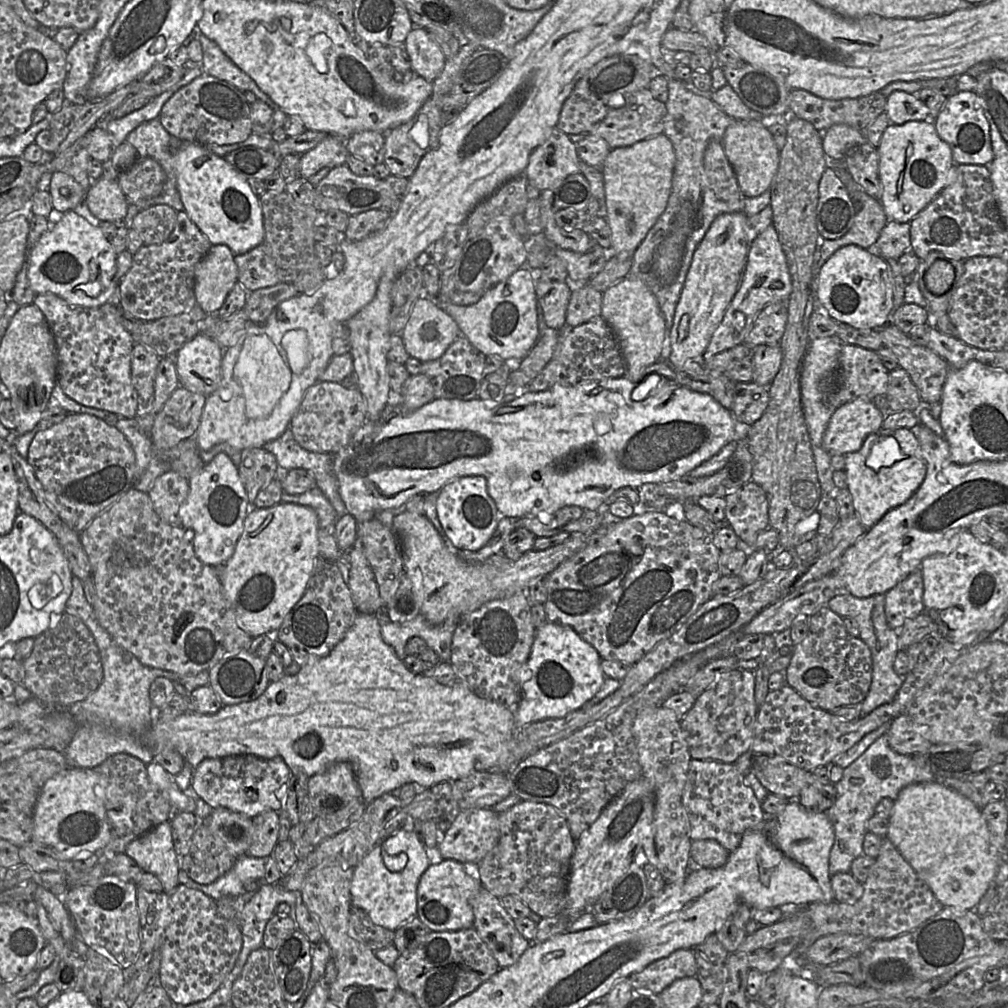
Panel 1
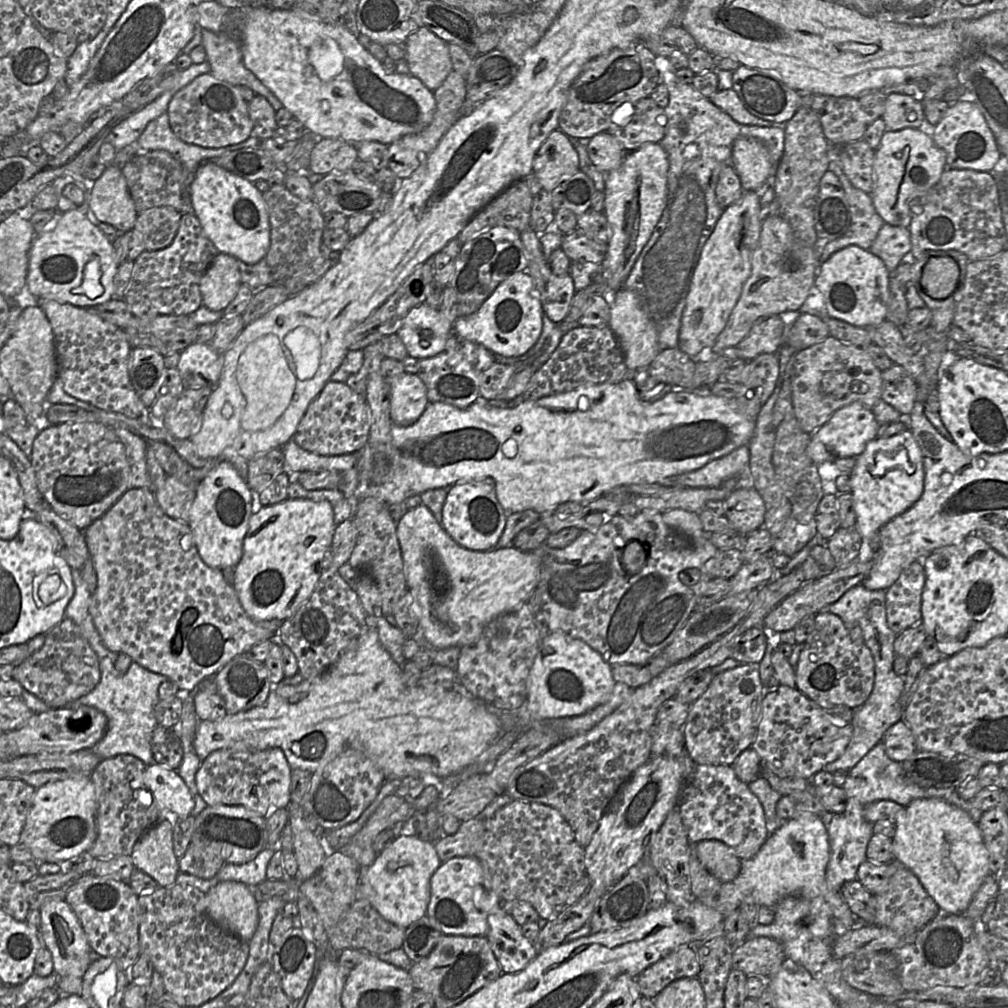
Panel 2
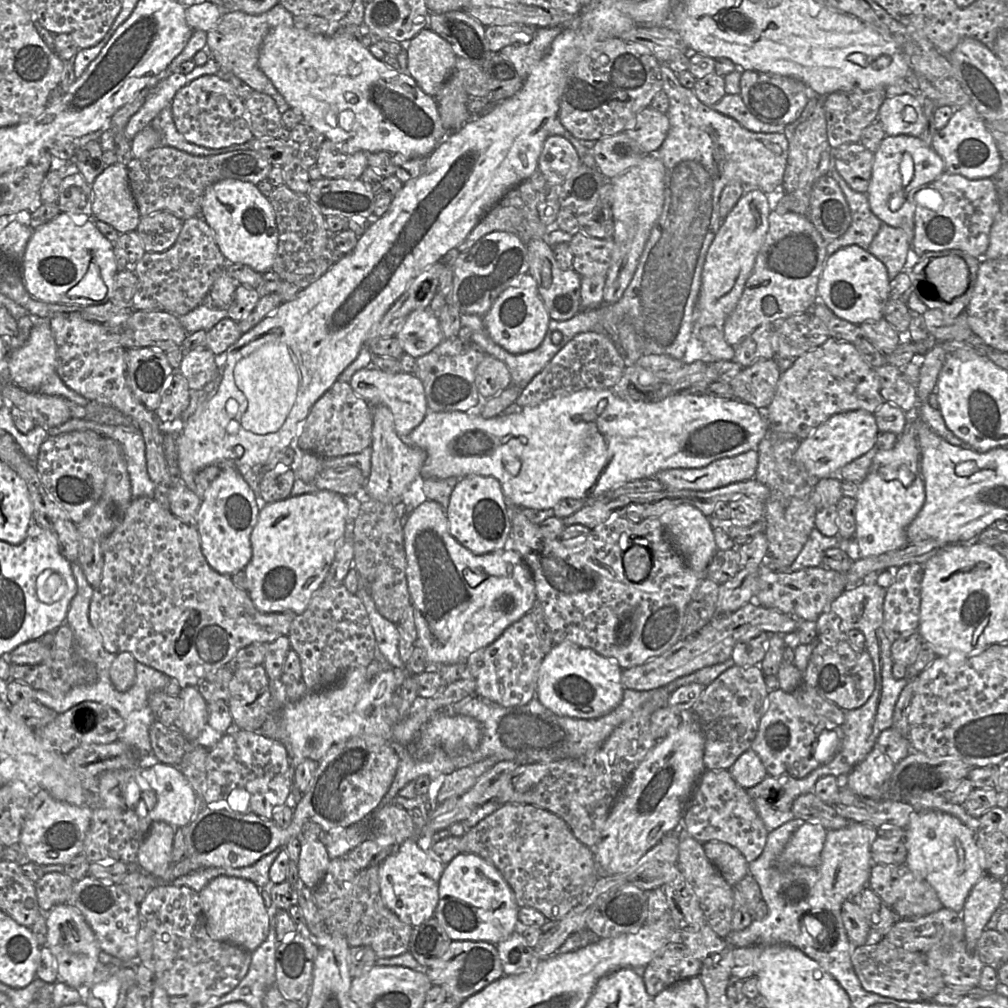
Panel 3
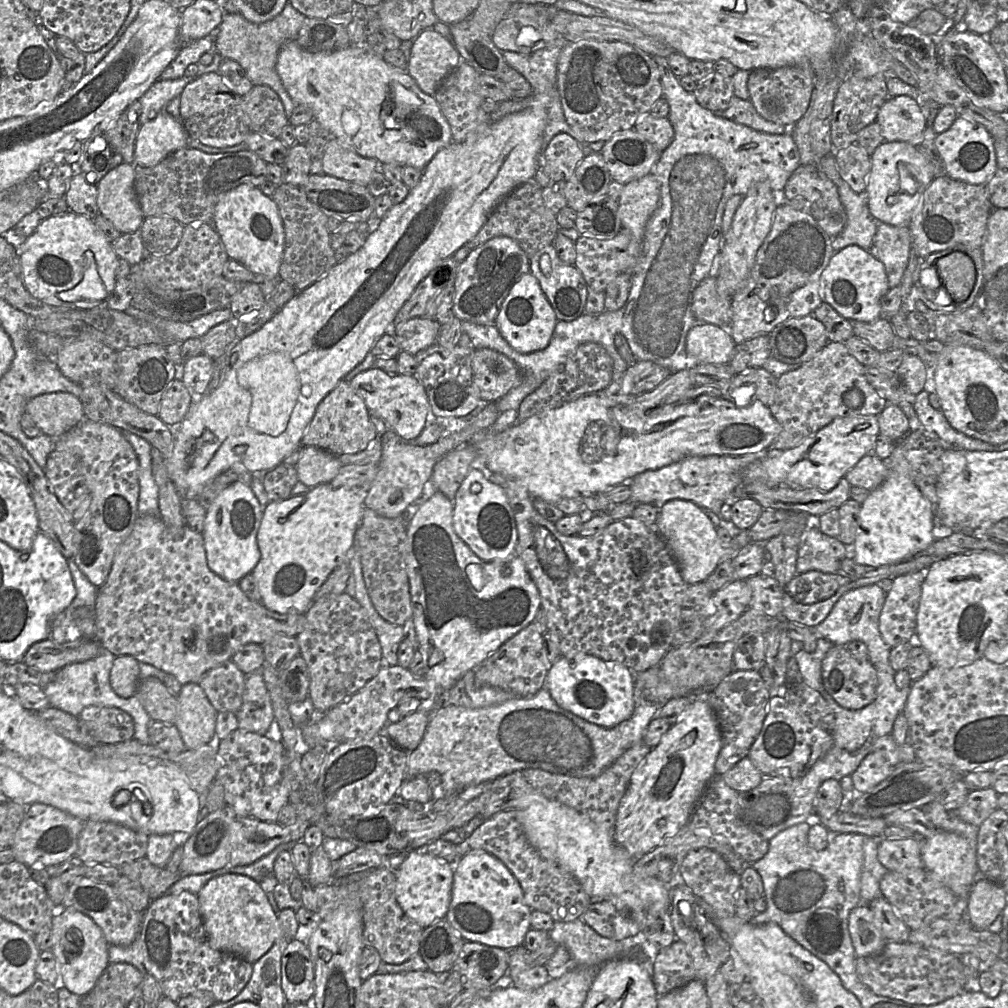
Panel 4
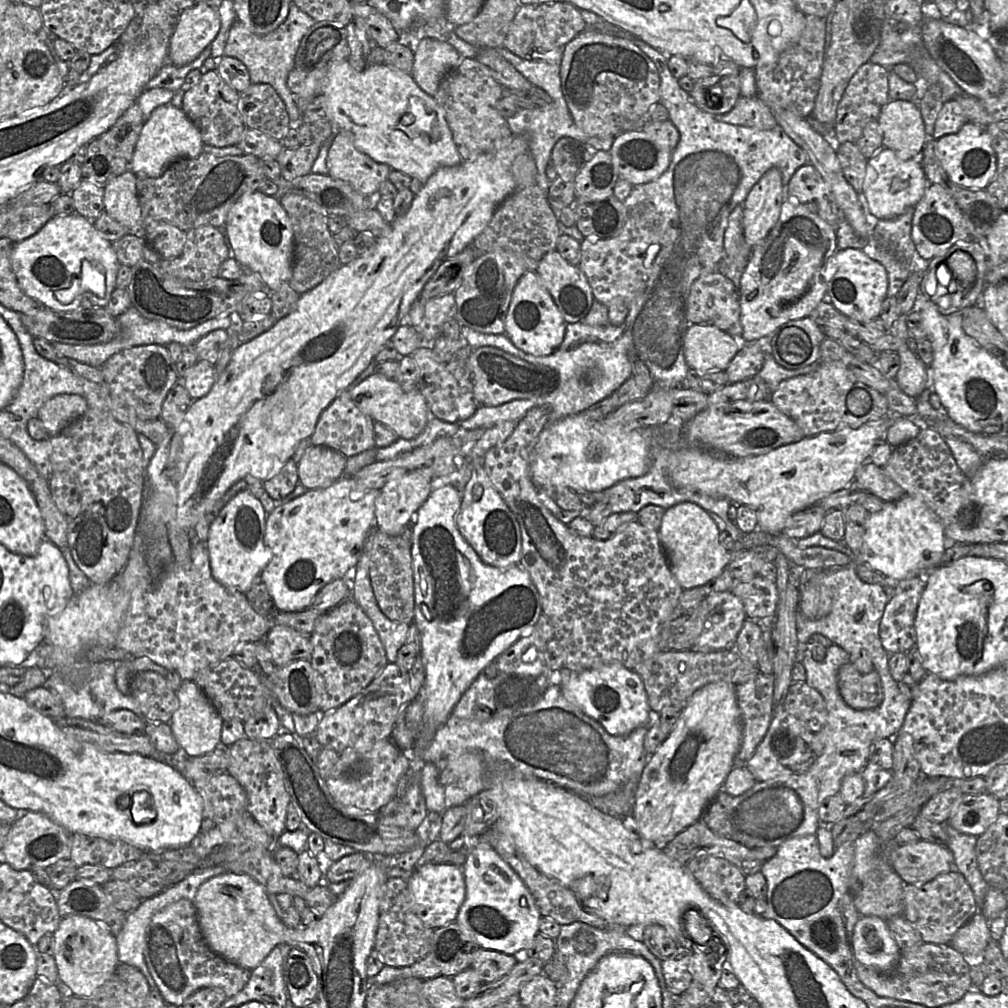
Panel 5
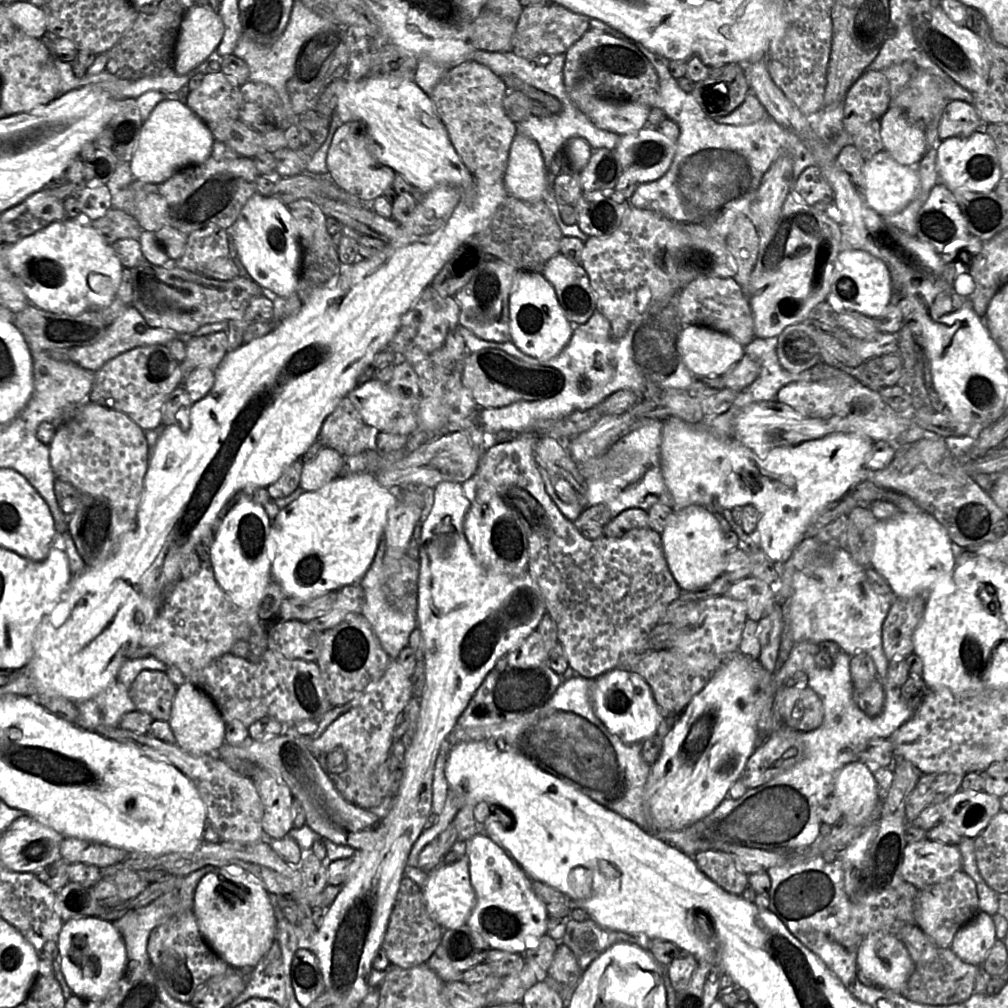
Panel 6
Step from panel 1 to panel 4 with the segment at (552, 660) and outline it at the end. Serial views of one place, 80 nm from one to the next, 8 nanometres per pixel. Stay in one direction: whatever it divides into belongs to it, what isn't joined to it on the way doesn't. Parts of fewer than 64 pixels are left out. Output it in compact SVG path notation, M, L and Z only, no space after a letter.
M585 653L572 658L561 656L549 668L545 686L561 708L604 728L615 727L629 719L636 707L634 673L617 662Z

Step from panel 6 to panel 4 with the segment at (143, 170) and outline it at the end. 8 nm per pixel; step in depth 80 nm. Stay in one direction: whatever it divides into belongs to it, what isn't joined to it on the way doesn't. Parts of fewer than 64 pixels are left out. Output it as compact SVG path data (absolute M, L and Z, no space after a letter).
M160 111L154 119L140 126L132 163L143 167L155 166L170 153L186 148L189 139L181 120Z

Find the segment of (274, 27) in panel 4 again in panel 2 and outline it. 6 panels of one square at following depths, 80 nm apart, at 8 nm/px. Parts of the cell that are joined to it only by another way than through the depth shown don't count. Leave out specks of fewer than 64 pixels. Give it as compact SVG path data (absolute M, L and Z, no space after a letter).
M245 6L230 8L224 16L221 30L212 32L202 29L202 42L205 52L206 61L210 65L210 74L215 78L226 81L234 86L247 86L255 94L265 97L272 105L275 111L284 108L281 101L268 89L243 63L242 40L243 32L247 24Z

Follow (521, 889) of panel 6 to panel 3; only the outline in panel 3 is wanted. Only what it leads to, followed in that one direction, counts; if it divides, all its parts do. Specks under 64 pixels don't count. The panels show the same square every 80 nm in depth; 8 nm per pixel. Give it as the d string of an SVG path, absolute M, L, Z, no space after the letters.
M460 853L445 865L438 894L434 918L452 941L486 941L497 945L520 927L520 906L510 885L494 865L474 853Z

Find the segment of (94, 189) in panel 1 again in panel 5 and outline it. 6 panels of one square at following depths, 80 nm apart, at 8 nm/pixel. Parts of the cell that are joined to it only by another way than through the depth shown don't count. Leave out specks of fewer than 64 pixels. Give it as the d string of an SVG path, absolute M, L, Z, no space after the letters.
M131 170L113 177L104 185L105 212L130 230L130 234L144 239L141 209L136 194L136 176Z

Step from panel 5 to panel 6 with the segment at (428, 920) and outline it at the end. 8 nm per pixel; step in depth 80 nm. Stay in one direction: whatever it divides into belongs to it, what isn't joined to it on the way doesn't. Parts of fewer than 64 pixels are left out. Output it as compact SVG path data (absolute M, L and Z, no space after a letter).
M467 855L462 861L442 864L427 874L422 892L428 912L444 929L465 926L476 904L476 894L470 880Z

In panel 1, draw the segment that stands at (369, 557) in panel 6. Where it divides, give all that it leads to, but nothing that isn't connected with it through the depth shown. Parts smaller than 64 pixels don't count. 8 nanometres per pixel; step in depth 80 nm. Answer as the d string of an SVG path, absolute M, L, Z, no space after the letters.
M281 502L267 508L249 509L235 551L225 563L224 592L233 606L239 626L251 637L278 630L285 616L303 596L319 555L319 522L308 506Z

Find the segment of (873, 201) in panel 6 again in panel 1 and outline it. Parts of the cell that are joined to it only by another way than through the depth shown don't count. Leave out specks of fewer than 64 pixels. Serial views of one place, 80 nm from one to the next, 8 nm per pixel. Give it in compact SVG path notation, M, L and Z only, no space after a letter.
M932 119L908 121L901 125L889 123L877 147L879 155L878 175L881 184L879 202L888 220L909 223L923 210L951 180L951 169L955 165L950 146L936 132Z

